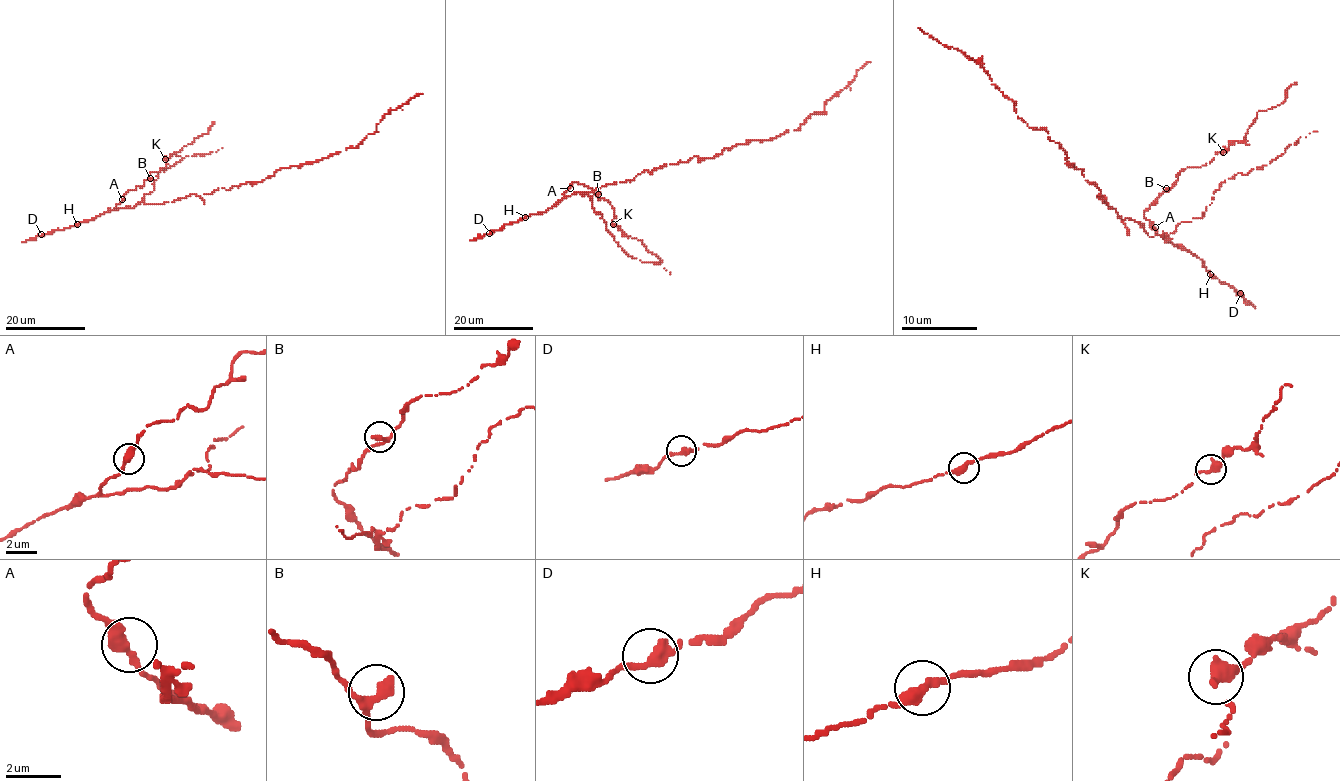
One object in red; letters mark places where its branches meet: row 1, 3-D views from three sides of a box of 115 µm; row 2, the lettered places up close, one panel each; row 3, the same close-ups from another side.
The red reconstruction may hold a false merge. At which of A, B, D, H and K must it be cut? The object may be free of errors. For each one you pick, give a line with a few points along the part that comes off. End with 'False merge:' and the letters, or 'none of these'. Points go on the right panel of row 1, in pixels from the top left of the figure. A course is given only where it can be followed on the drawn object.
False merge: none of these

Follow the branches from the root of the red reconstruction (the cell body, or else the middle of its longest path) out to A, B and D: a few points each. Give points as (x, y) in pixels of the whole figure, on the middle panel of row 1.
A: (661, 168), (644, 170), (630, 181), (564, 198), (563, 194), (570, 188)
B: (661, 168), (644, 170), (630, 181), (563, 197), (573, 182), (598, 194)
D: (661, 168), (644, 170), (630, 181), (605, 185), (591, 192), (574, 193), (542, 213), (526, 216), (489, 233)

